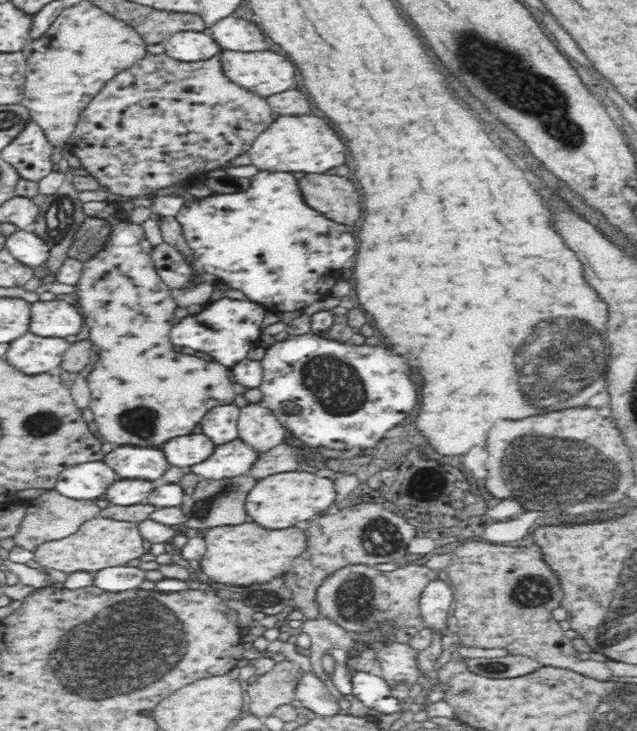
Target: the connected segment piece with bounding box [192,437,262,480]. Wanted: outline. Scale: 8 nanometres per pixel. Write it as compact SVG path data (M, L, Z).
M240 437L226 444L217 445L214 453L208 460L192 466L192 472L202 478L220 480L246 475L257 464L262 453L254 450Z

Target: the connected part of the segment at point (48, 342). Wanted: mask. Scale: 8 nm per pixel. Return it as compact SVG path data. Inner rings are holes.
M27 332L22 338L10 343L6 352L6 362L24 374L42 374L58 368L62 355L71 344L63 338L38 338Z

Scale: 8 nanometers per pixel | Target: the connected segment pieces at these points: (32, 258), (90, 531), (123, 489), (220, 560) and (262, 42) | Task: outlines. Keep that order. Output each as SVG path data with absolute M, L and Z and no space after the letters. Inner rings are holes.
M18 229L5 238L5 248L10 254L26 264L26 266L38 267L48 260L50 247L36 233Z
M92 518L68 538L41 543L33 551L34 560L44 570L57 570L66 574L91 572L126 566L132 560L144 555L144 539L139 530L139 523L110 520L110 518Z
M162 479L156 482L146 482L146 480L118 480L114 482L114 486L110 486L110 490L106 490L106 500L110 500L111 504L120 506L128 506L134 504L148 504L148 494L152 492L152 488L158 488L163 482Z
M248 520L240 526L220 526L204 532L206 553L199 560L201 570L214 582L224 585L253 588L270 582L290 571L293 562L307 552L307 535L300 528L262 530L258 523Z
M222 18L218 26L210 28L210 36L226 50L236 52L258 52L268 50L266 38L256 24L240 18Z

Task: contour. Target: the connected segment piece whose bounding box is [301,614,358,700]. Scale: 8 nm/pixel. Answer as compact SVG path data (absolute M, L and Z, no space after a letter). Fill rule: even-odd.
M318 615L316 618L304 618L301 626L303 633L310 635L311 654L309 656L313 671L330 690L335 699L343 699L342 693L338 692L331 678L326 675L321 664L321 658L324 653L331 649L341 649L347 654L356 654L358 652L358 644L354 642L353 632L342 628L331 618L325 615Z

